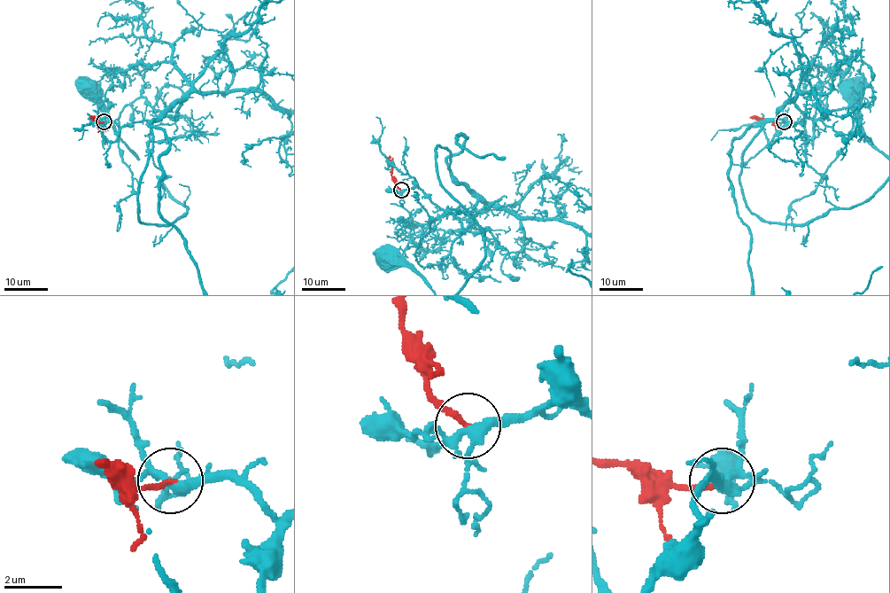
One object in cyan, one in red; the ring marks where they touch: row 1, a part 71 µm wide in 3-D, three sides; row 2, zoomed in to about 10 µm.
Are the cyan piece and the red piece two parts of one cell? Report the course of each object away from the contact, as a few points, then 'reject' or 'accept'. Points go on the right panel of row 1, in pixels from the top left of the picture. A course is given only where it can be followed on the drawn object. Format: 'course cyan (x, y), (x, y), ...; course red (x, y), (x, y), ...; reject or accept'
course cyan (785, 122), (806, 116), (787, 103), (743, 153), (746, 206), (807, 224), (864, 203); reject

